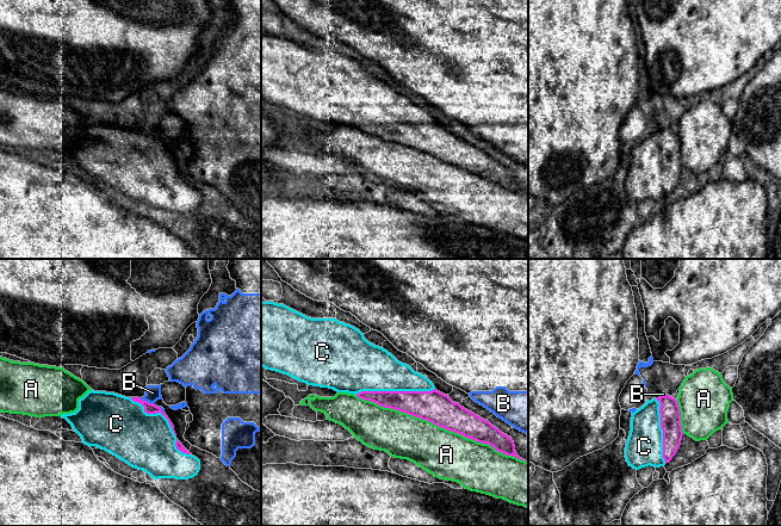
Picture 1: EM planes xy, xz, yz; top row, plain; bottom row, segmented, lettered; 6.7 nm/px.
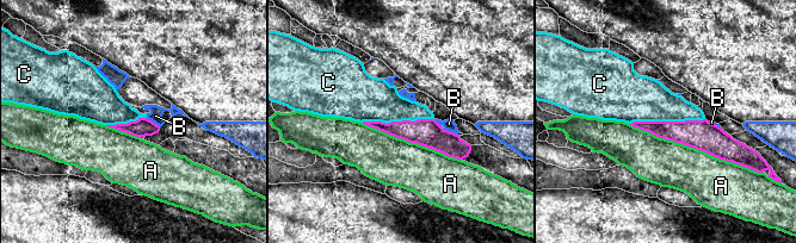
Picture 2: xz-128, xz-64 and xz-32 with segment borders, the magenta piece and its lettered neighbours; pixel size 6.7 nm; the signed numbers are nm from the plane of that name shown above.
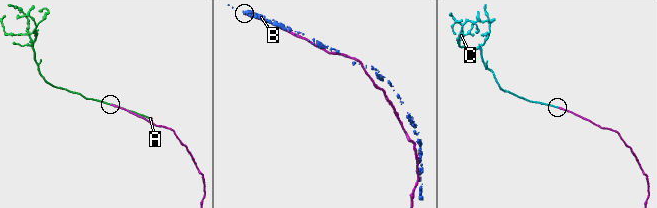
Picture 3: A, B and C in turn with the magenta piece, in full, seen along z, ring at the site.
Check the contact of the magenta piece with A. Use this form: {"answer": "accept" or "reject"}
{"answer": "reject"}

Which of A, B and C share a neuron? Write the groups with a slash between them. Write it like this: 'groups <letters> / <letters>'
groups A / B / C

